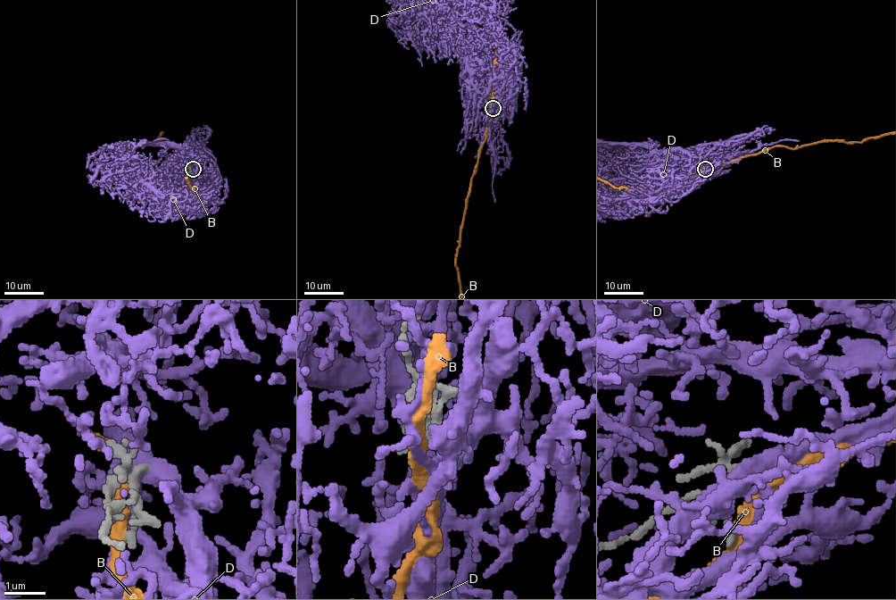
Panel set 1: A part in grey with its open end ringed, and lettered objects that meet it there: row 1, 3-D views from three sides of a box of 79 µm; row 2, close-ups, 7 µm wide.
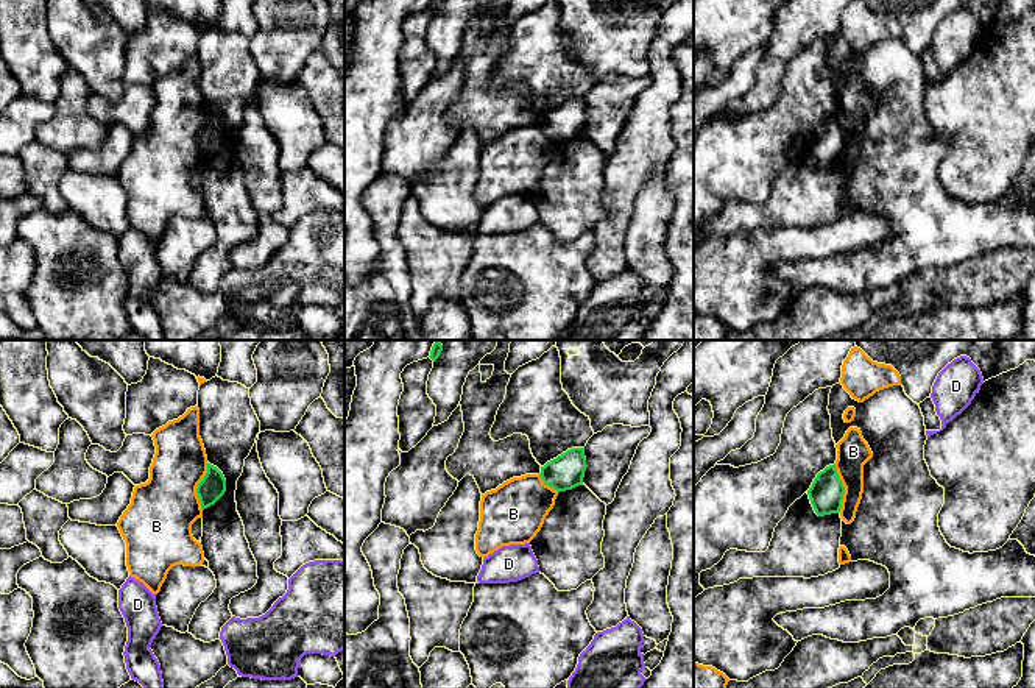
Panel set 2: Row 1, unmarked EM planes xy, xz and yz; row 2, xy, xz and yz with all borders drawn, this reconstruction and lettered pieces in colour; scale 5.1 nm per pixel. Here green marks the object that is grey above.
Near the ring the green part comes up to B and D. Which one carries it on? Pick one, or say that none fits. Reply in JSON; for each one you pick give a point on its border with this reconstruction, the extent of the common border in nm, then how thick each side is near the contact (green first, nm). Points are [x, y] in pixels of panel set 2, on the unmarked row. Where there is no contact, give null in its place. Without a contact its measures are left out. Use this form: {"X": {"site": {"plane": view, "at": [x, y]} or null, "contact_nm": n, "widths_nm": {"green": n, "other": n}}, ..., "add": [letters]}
{"D": {"site": null}, "add": ["D"]}

